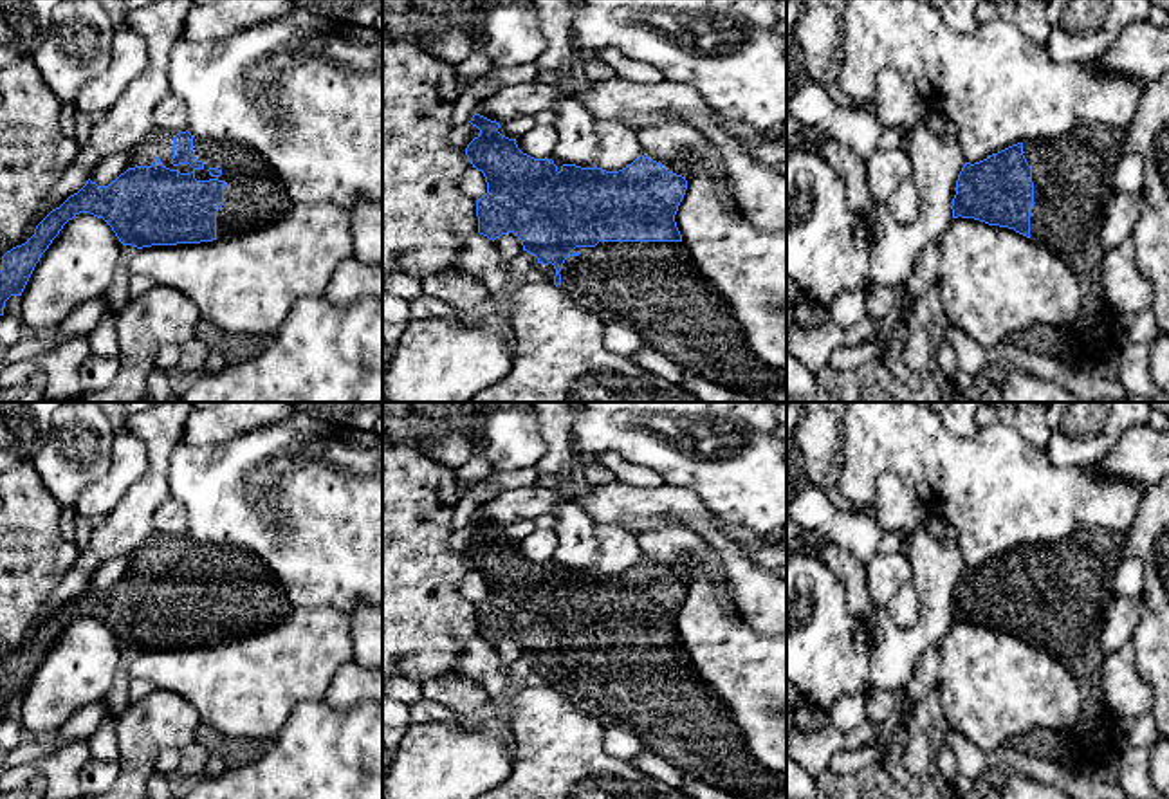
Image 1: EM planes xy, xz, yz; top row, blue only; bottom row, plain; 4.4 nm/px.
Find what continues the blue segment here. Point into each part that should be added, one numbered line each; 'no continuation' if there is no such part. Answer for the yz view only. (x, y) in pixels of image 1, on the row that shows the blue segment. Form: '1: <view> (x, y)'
1: yz (1072, 174)

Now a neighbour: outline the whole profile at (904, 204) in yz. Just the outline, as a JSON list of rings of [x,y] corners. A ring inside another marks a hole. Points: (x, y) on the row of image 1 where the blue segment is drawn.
[[[913,179],[904,180],[897,191],[888,198],[886,207],[897,222],[911,225],[920,215],[920,191]]]

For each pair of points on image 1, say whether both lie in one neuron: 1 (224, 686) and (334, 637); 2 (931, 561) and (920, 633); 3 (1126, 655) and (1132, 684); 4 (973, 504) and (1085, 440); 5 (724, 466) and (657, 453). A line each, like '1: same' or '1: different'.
1: same
2: same
3: same
4: different
5: same

